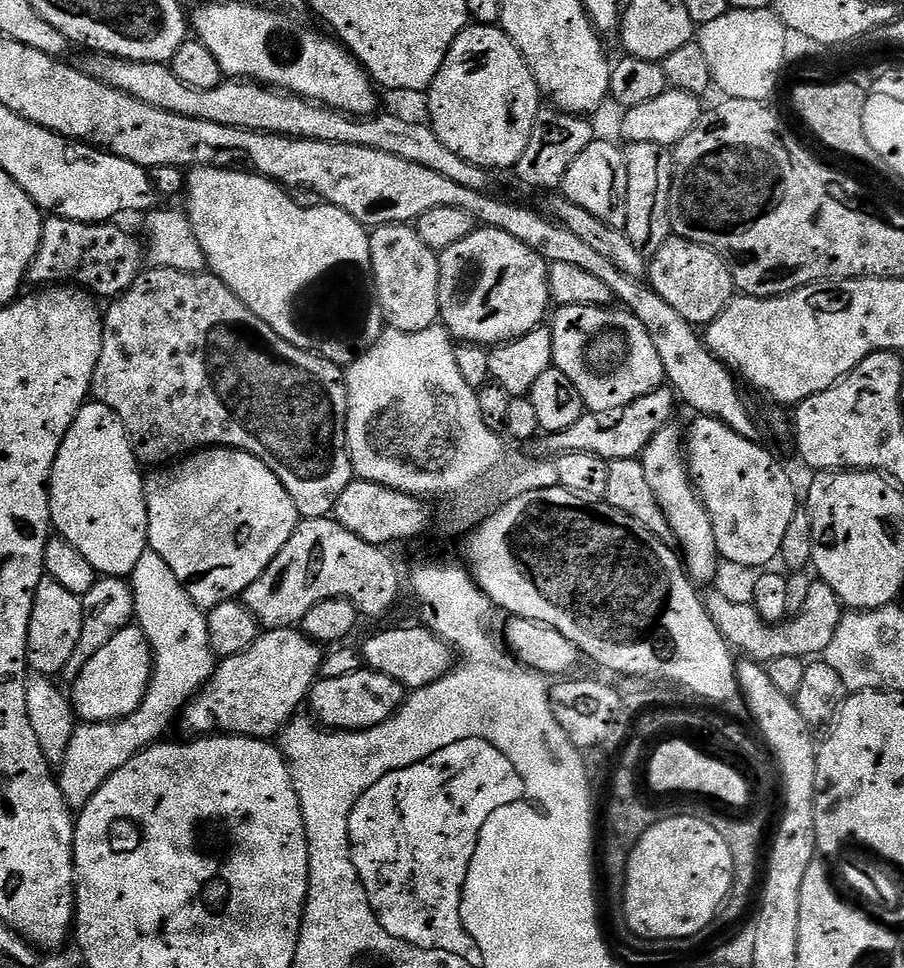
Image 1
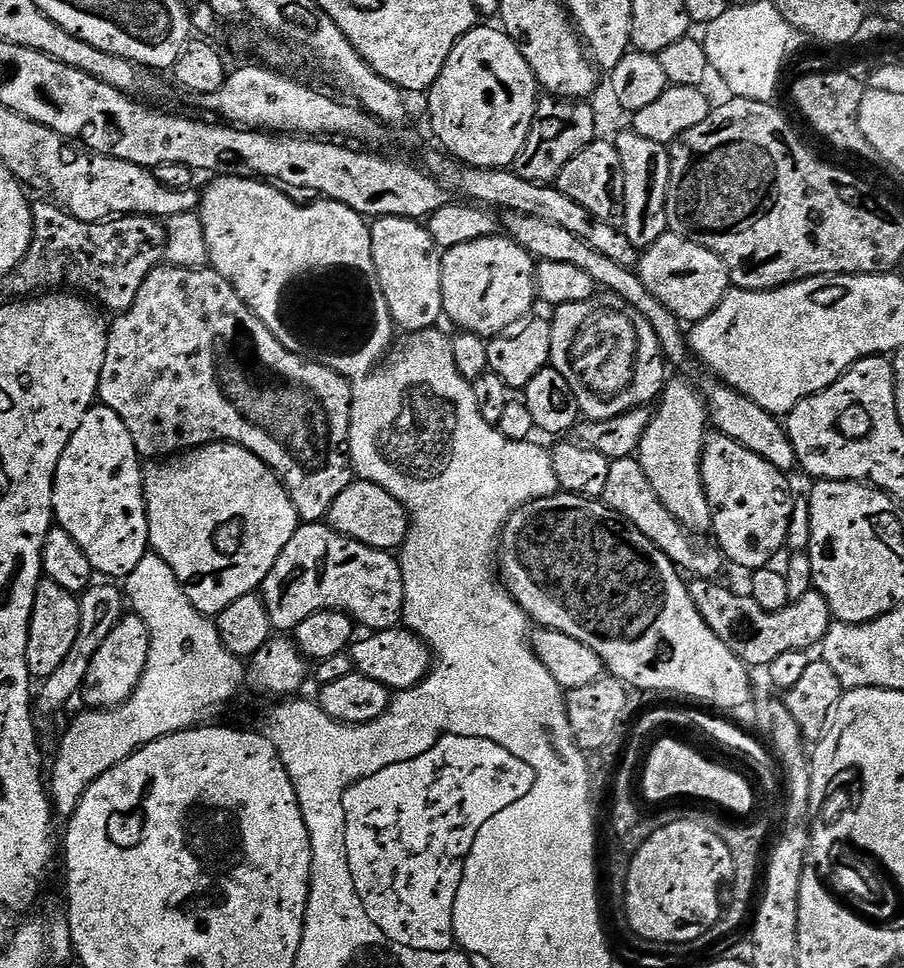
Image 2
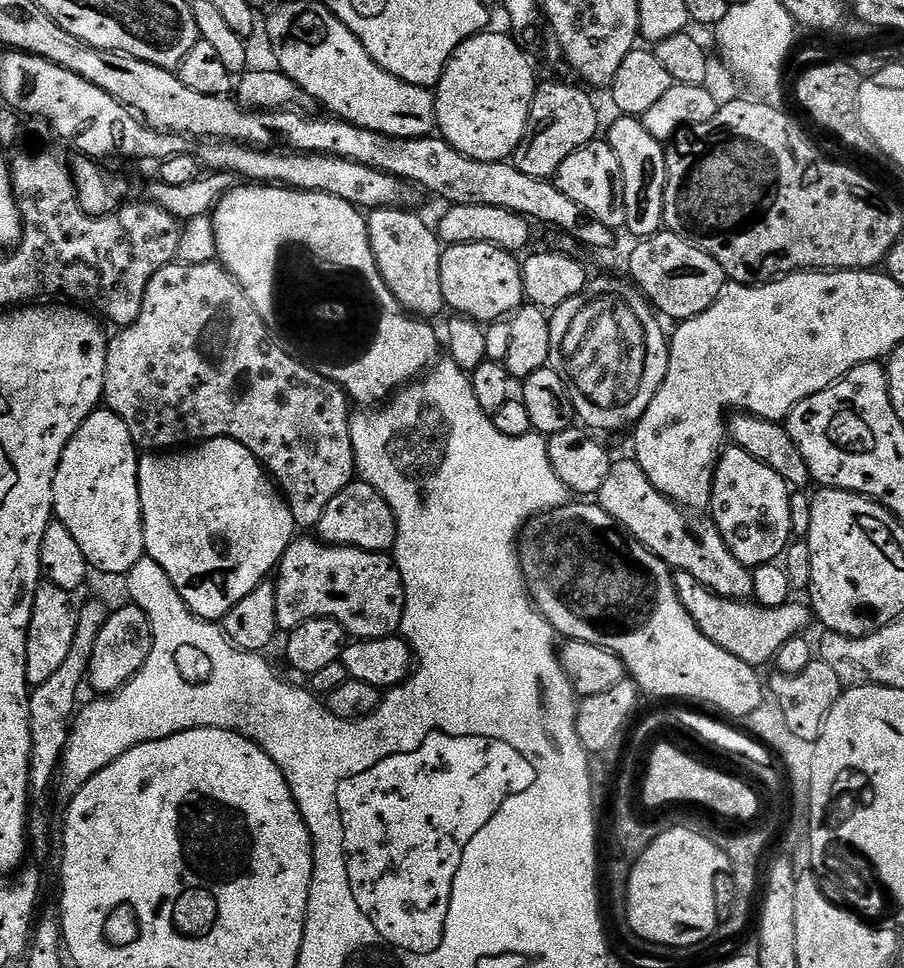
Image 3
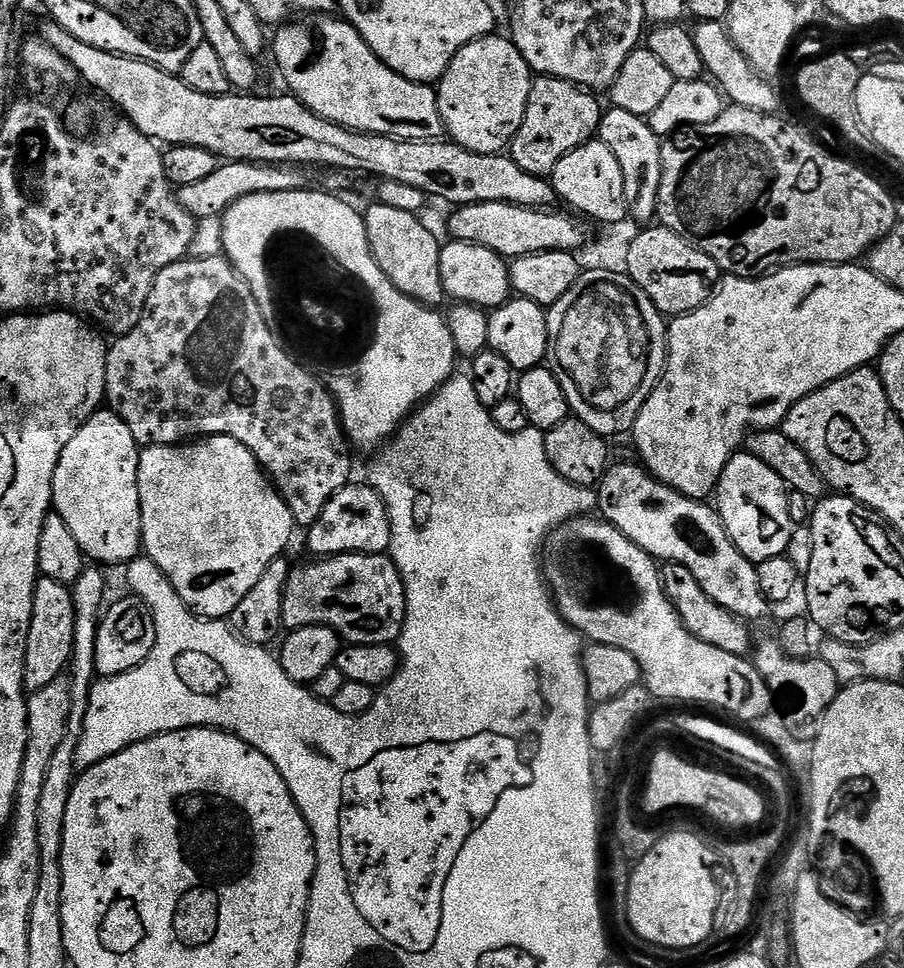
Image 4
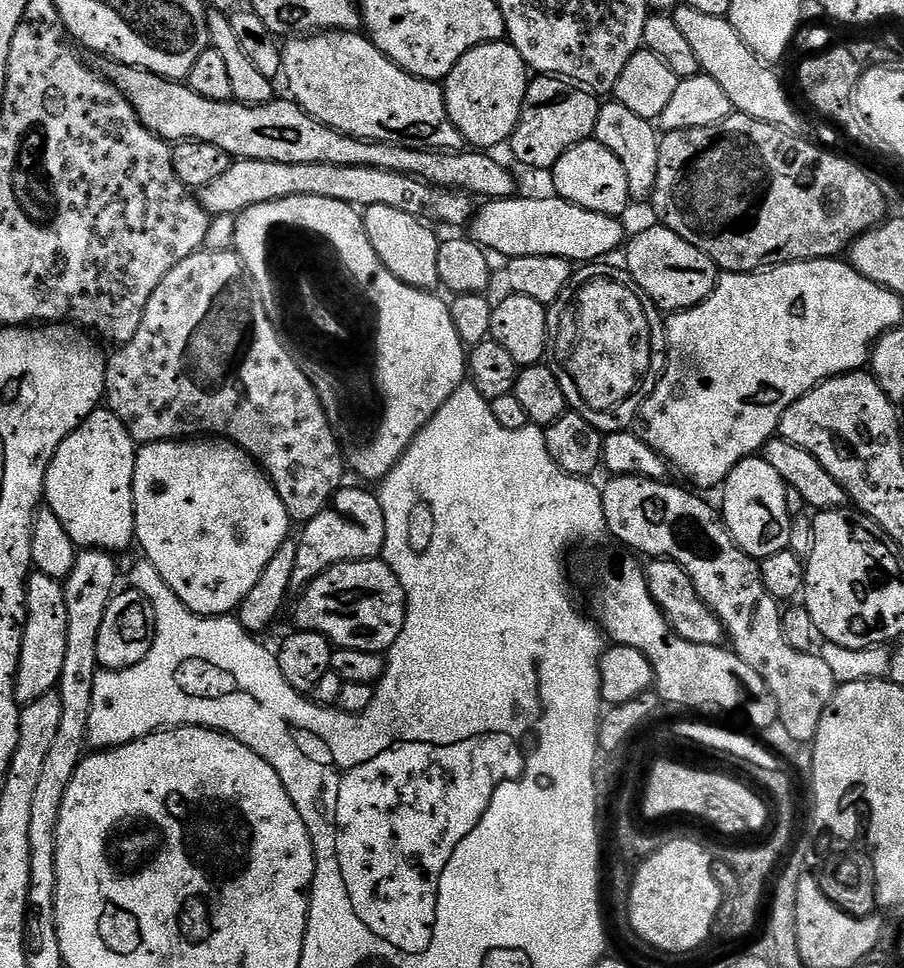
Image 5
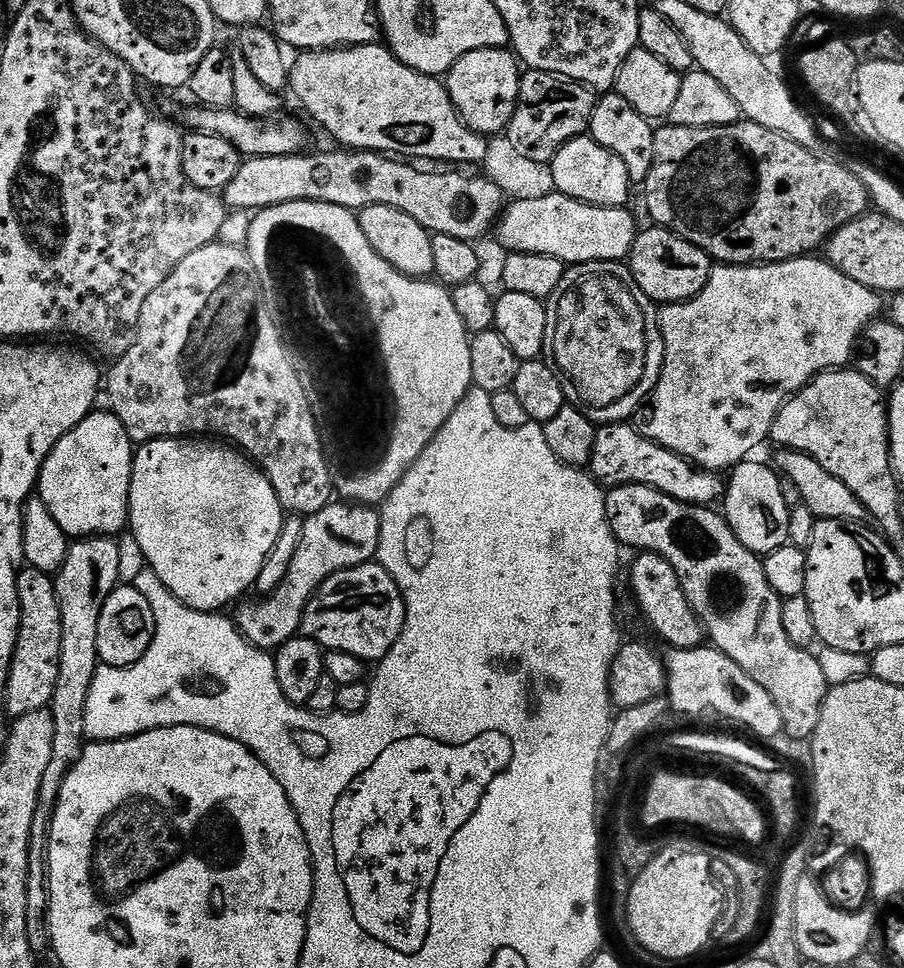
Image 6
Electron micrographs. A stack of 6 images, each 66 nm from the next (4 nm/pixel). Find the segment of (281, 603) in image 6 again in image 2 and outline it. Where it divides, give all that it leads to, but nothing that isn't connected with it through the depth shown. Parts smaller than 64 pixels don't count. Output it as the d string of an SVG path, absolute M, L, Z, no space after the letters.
M359 478L353 479L352 484L346 486L346 490L338 494L338 498L334 498L326 517L328 527L338 534L371 548L385 550L396 550L403 544L408 533L408 521L408 511L404 509L402 502L398 502L398 498L394 498L394 494L382 490L382 486L374 482Z

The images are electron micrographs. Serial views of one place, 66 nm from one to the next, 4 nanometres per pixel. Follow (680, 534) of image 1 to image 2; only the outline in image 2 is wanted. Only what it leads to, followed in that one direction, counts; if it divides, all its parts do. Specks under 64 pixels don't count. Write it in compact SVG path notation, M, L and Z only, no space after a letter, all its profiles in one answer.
M669 379L665 383L664 391L658 397L660 409L652 412L652 420L646 426L646 434L642 434L642 442L638 449L638 459L650 486L654 486L654 494L678 518L682 527L688 529L689 533L712 531L712 507L706 498L706 490L702 482L702 470L700 469L700 459L704 453L704 442L710 432L710 421L708 410L704 407L704 398L699 391L696 392L684 380Z

